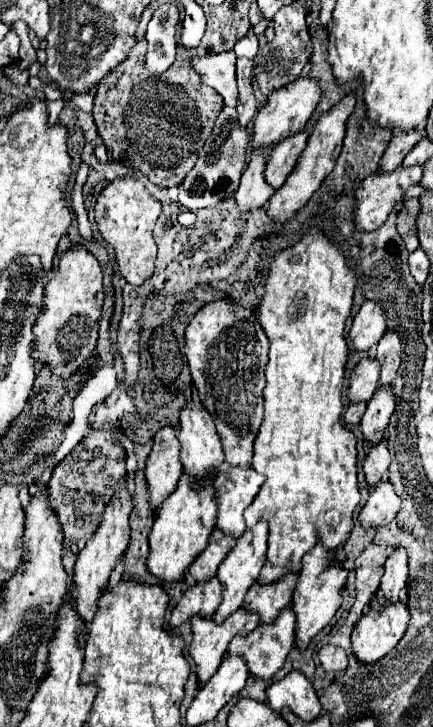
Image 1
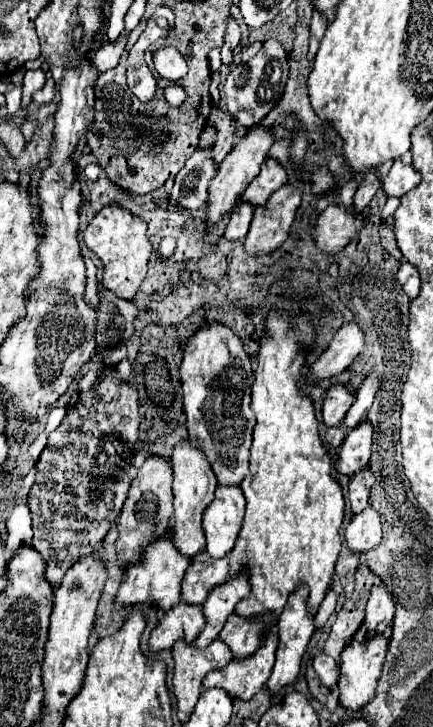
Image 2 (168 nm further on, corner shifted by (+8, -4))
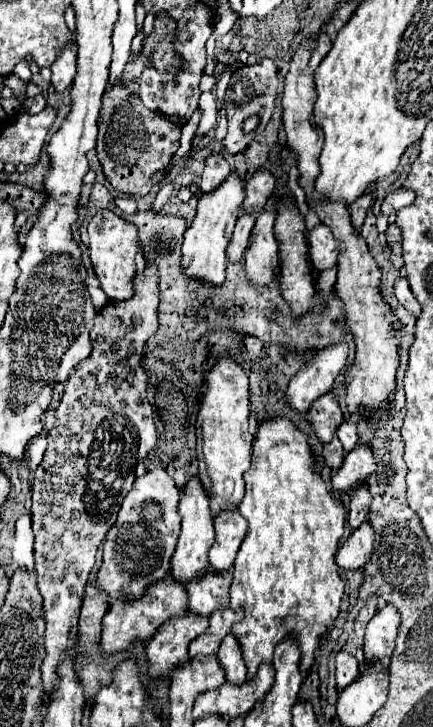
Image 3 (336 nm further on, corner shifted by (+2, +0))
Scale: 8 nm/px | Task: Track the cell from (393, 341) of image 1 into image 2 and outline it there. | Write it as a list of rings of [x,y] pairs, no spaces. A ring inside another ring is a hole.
[[[371,372],[371,374],[367,374],[363,386],[359,388],[355,402],[353,402],[353,406],[349,408],[349,412],[347,412],[345,420],[343,420],[343,428],[353,430],[355,426],[359,426],[361,420],[365,420],[365,414],[371,408],[373,398],[375,398],[375,390],[377,390],[377,374]]]

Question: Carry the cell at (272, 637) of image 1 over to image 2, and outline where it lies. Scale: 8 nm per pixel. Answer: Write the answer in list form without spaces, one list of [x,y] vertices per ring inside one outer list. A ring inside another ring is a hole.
[[[271,632],[263,646],[245,660],[233,660],[223,670],[209,672],[203,680],[203,688],[221,686],[231,694],[231,698],[239,698],[243,702],[251,700],[271,676],[275,664],[275,650],[277,650],[277,634]]]

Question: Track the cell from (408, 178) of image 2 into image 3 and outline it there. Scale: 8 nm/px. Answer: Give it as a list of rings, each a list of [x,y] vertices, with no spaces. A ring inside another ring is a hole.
[[[397,188],[393,192],[389,192],[381,204],[381,212],[383,214],[393,214],[405,206],[409,206],[415,200],[415,192],[413,190],[405,190],[405,188]]]

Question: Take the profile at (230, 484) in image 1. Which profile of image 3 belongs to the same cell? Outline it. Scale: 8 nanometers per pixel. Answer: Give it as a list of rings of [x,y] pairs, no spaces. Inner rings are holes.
[[[221,510],[215,516],[215,544],[209,550],[209,564],[213,570],[227,570],[247,534],[247,520],[239,510]]]

